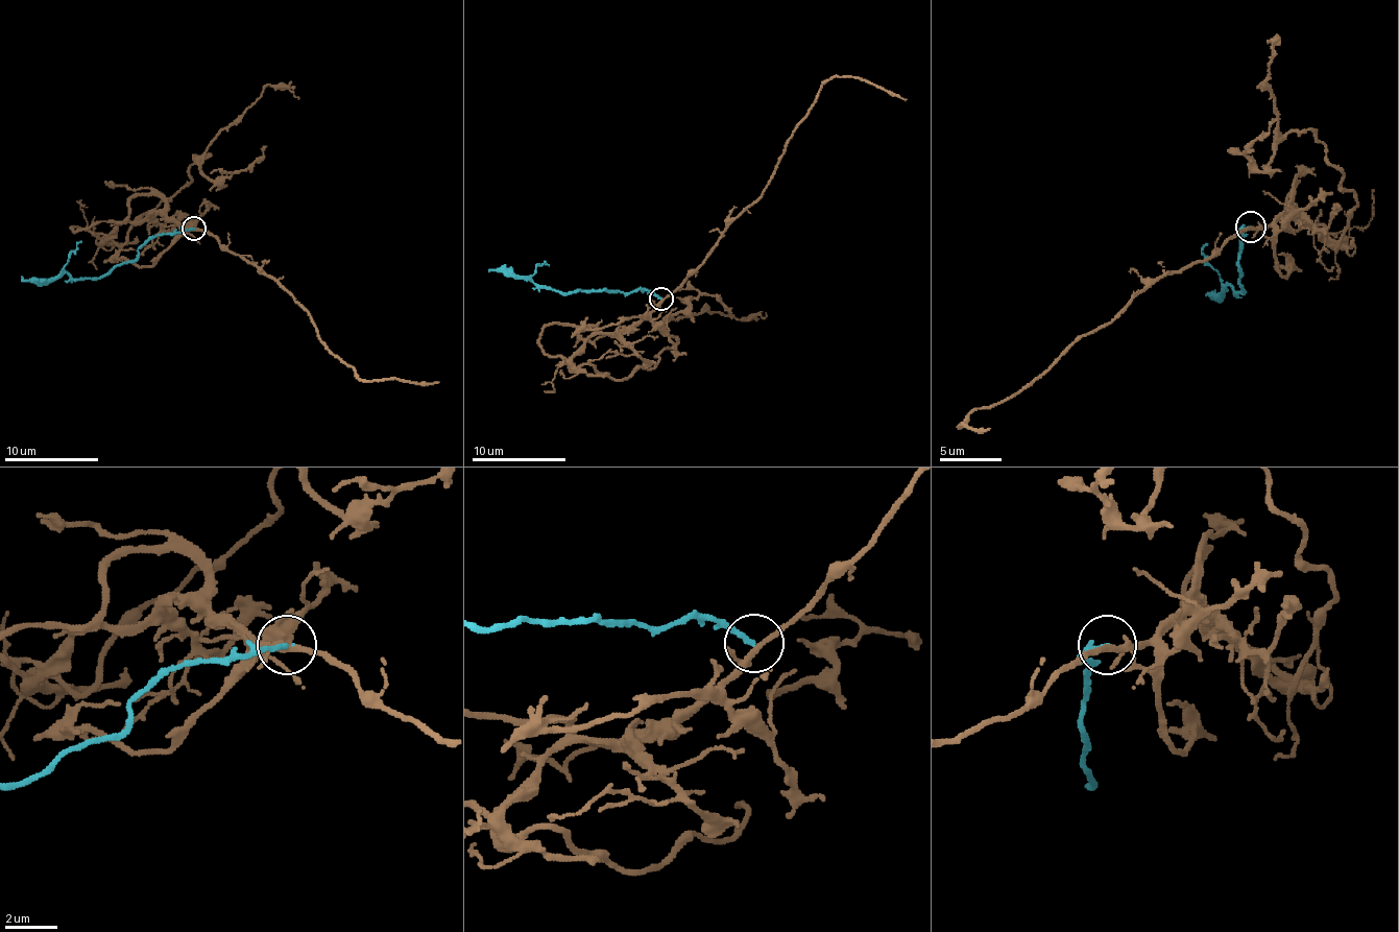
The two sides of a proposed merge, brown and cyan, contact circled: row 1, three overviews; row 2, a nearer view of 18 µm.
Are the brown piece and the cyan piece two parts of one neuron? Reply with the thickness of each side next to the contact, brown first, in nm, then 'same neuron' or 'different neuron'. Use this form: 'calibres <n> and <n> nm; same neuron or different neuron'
calibres 170 and 200 nm; different neuron

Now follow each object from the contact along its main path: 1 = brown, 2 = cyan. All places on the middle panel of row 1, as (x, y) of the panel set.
1: (661, 297), (622, 331), (594, 333), (573, 361), (627, 380), (673, 344), (661, 331), (669, 319), (765, 312)
2: (661, 297), (648, 291), (620, 293), (601, 288), (565, 293), (537, 286), (514, 275), (496, 269), (488, 272)

